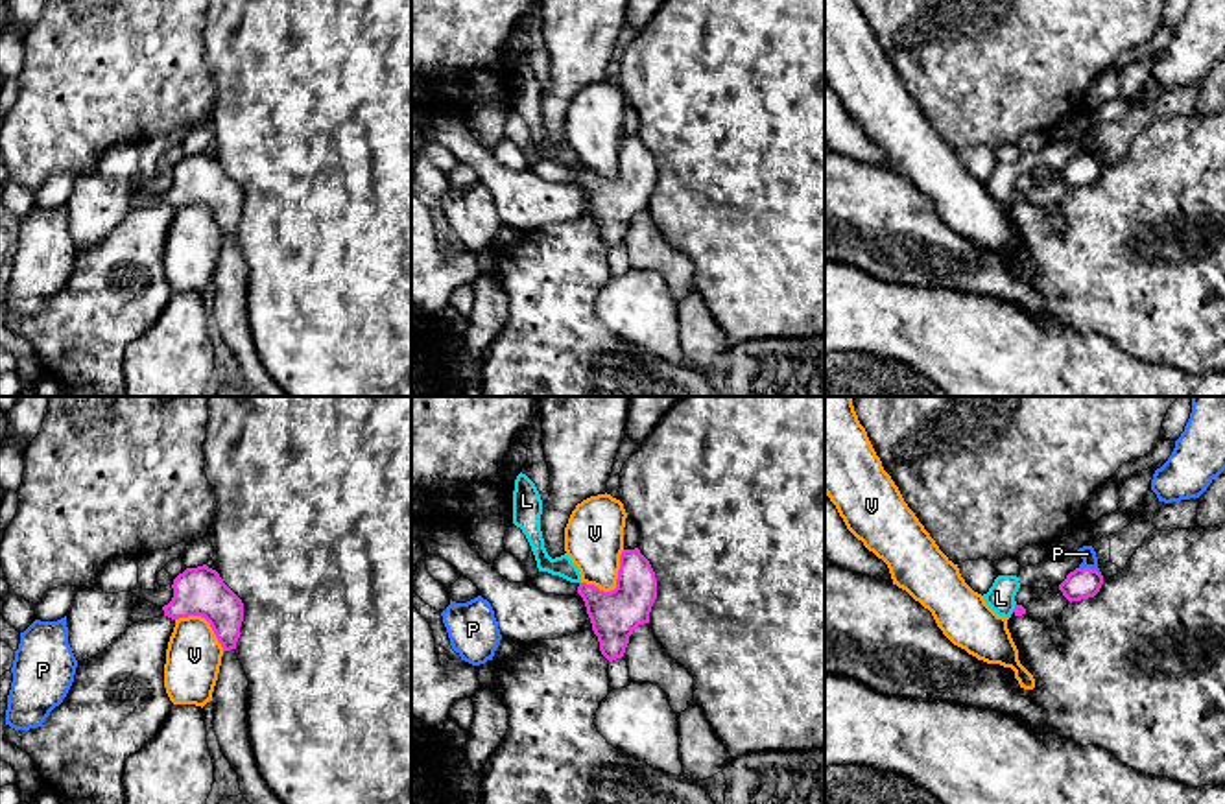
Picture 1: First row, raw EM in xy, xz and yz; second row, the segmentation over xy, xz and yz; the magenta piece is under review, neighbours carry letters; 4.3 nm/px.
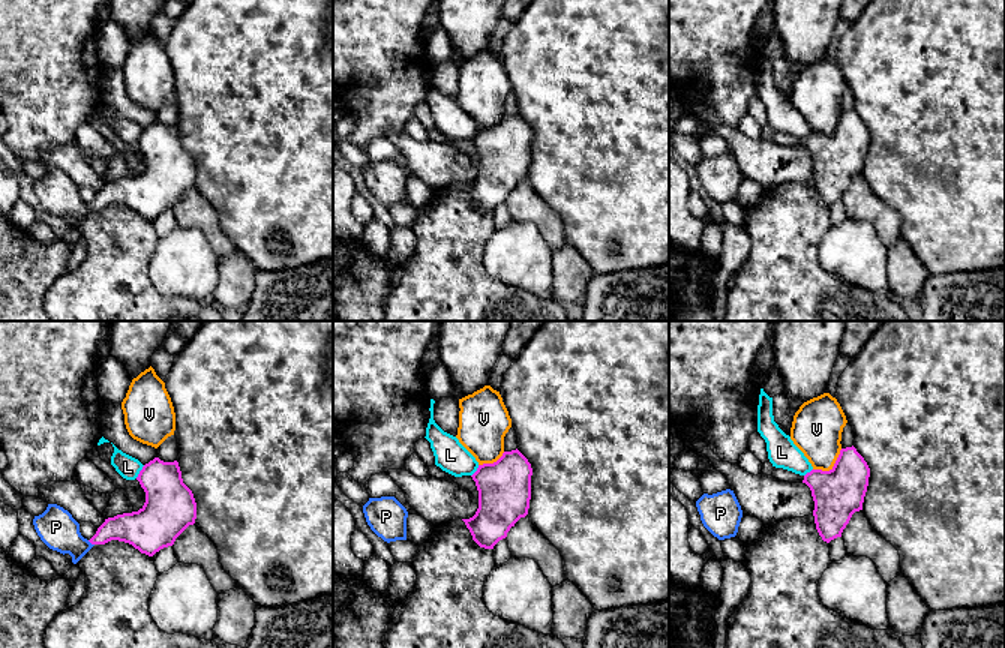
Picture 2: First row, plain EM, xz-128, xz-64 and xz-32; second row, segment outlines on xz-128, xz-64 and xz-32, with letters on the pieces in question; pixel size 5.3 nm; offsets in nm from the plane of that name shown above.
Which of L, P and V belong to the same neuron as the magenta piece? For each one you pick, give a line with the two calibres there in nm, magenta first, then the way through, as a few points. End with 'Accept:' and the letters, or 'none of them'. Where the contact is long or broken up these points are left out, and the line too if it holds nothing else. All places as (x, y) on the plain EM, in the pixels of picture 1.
Accept: none of them

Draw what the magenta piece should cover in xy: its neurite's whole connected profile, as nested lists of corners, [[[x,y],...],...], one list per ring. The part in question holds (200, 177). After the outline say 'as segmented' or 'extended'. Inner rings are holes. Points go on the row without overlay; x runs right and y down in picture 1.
[[[207,151],[186,155],[173,166],[173,184],[162,194],[172,207],[205,205],[223,238],[236,236],[244,208],[242,186],[223,170],[220,160]]] | as segmented

